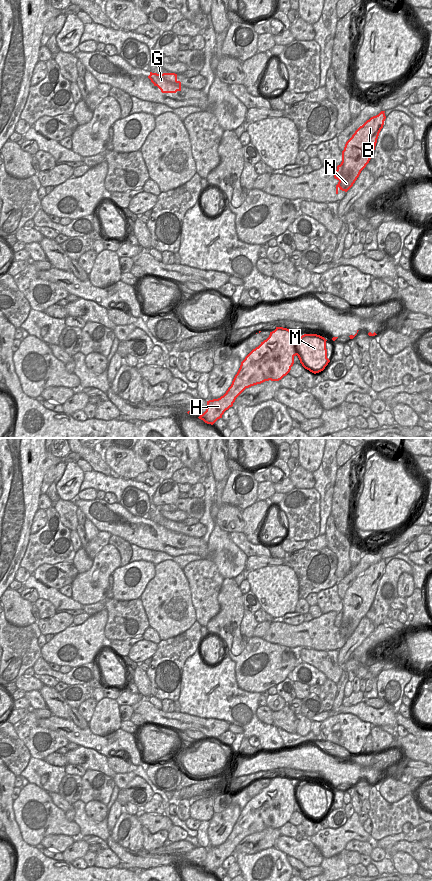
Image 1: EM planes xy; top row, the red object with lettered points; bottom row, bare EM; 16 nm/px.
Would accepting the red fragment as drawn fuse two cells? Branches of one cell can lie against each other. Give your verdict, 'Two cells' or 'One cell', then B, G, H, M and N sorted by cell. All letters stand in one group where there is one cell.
Two cells. Groups: B G H N / M

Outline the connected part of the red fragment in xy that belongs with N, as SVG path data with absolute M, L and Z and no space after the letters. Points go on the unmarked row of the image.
M381 559L367 568L346 590L342 599L342 610L334 621L334 626L339 629L336 633L336 642L339 637L347 640L369 611L386 567L384 560Z

